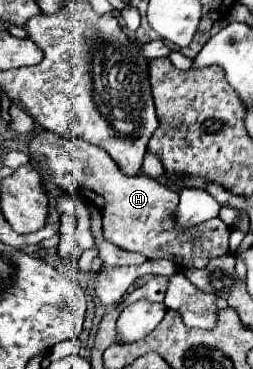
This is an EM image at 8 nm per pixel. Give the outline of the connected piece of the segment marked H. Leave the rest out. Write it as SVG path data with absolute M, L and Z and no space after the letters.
M41 131L29 143L31 153L43 153L53 171L53 181L69 195L93 203L103 213L105 239L125 251L135 251L147 259L171 259L179 267L205 267L213 257L229 251L231 229L221 219L205 221L197 231L175 225L173 213L179 203L179 193L165 187L147 175L125 175L117 163L97 145L81 139L63 139L51 131Z

